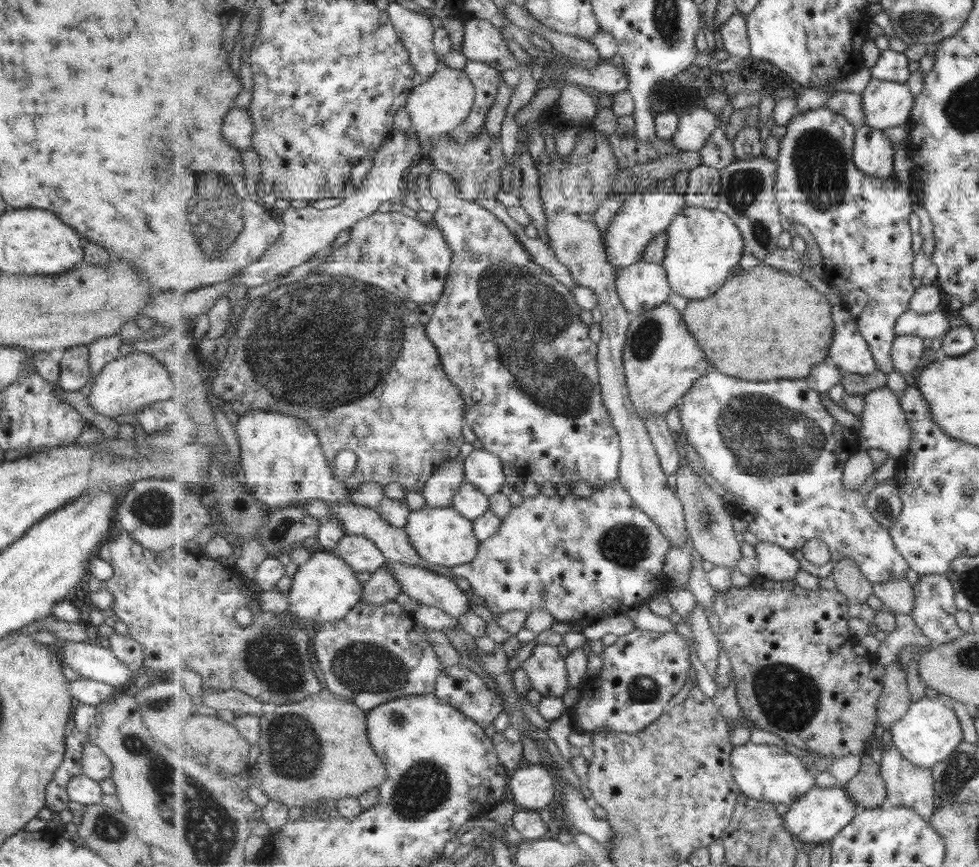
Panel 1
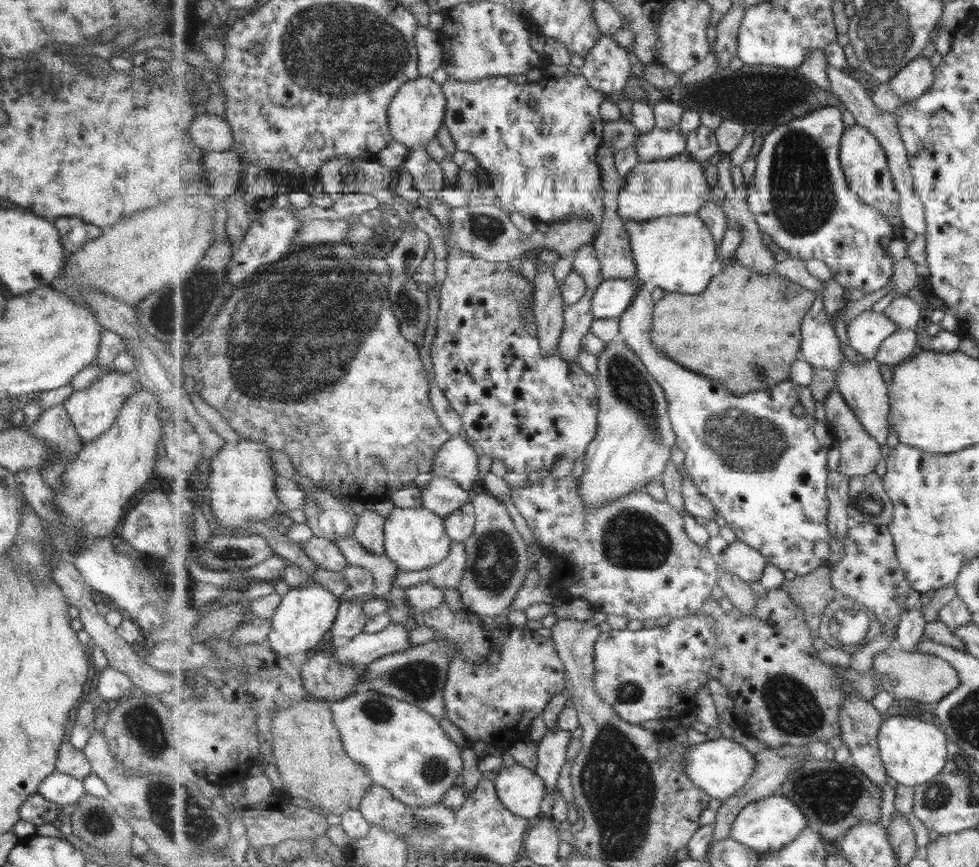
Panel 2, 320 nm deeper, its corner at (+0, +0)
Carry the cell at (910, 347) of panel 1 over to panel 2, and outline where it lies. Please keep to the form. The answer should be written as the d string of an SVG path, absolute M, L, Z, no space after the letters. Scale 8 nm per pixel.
M905 328L897 330L883 342L875 360L887 366L897 366L915 355L917 342L919 339L913 330Z

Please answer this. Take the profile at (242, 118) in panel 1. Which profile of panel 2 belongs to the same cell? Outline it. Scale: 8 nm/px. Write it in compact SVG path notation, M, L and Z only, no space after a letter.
M204 111L192 120L190 135L193 142L207 152L229 151L236 143L228 121Z

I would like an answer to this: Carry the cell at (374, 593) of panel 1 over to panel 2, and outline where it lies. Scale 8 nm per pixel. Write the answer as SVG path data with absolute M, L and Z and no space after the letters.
M365 599L345 601L337 612L335 624L332 626L331 635L333 638L353 638L364 632L365 625L369 618L363 612Z

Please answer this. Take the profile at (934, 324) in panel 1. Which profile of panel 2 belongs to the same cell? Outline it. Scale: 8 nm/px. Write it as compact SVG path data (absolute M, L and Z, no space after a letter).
M865 311L855 317L846 328L848 346L858 356L873 360L883 342L901 329L901 325L891 321L885 312Z

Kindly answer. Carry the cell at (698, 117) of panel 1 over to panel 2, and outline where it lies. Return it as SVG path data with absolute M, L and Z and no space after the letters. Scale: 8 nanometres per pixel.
M656 126L647 134L639 134L632 146L639 153L640 162L651 162L684 153L687 148L687 137L678 127L664 130Z

